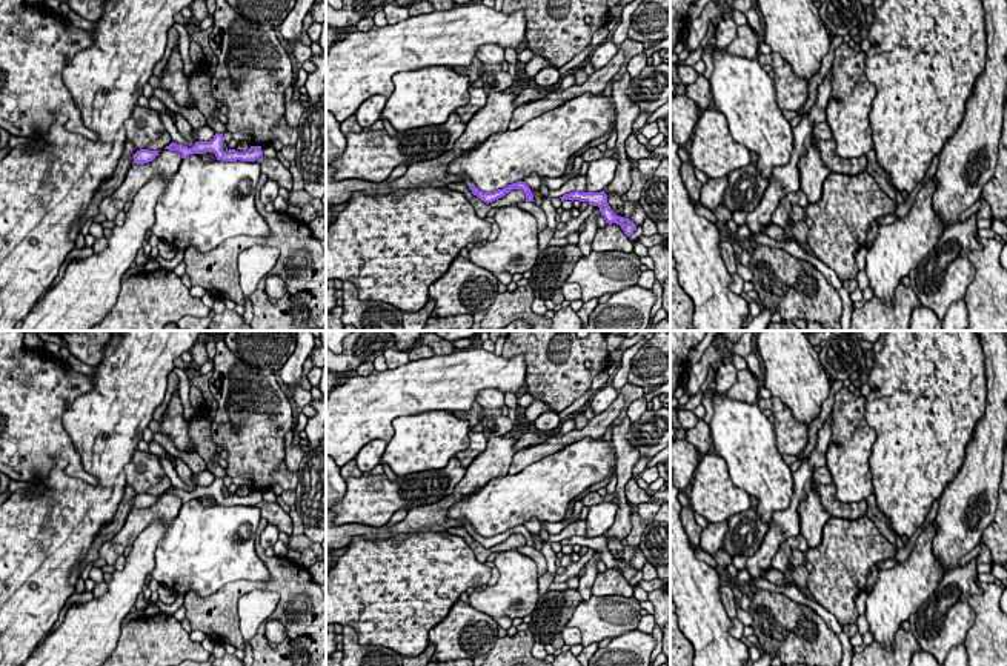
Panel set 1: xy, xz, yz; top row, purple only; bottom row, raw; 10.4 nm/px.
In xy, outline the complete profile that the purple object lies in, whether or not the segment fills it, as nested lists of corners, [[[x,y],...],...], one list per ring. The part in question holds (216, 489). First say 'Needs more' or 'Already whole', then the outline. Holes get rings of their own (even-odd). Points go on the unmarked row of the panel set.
Already whole. [[[215,478],[211,486],[195,486],[195,489],[192,492],[177,489],[177,488],[172,486],[165,494],[180,497],[181,503],[188,503],[192,498],[203,498],[203,497],[204,498],[214,497],[217,504],[221,504],[221,506],[237,506],[237,504],[255,506],[257,503],[263,501],[261,491],[251,491],[244,497],[238,497],[235,494],[229,494],[228,497],[224,497],[223,495],[223,486],[224,486],[223,478]]]

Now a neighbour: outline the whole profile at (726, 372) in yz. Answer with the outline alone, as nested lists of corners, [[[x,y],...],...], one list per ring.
[[[726,360],[716,366],[716,386],[712,391],[712,397],[715,394],[724,394],[727,392],[732,385],[736,381],[738,369],[732,363],[732,360]]]

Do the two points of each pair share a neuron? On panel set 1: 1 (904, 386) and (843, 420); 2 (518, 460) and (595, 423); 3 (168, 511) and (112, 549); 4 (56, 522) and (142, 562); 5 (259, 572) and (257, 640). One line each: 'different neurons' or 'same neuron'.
1: different neurons
2: same neuron
3: same neuron
4: different neurons
5: different neurons

